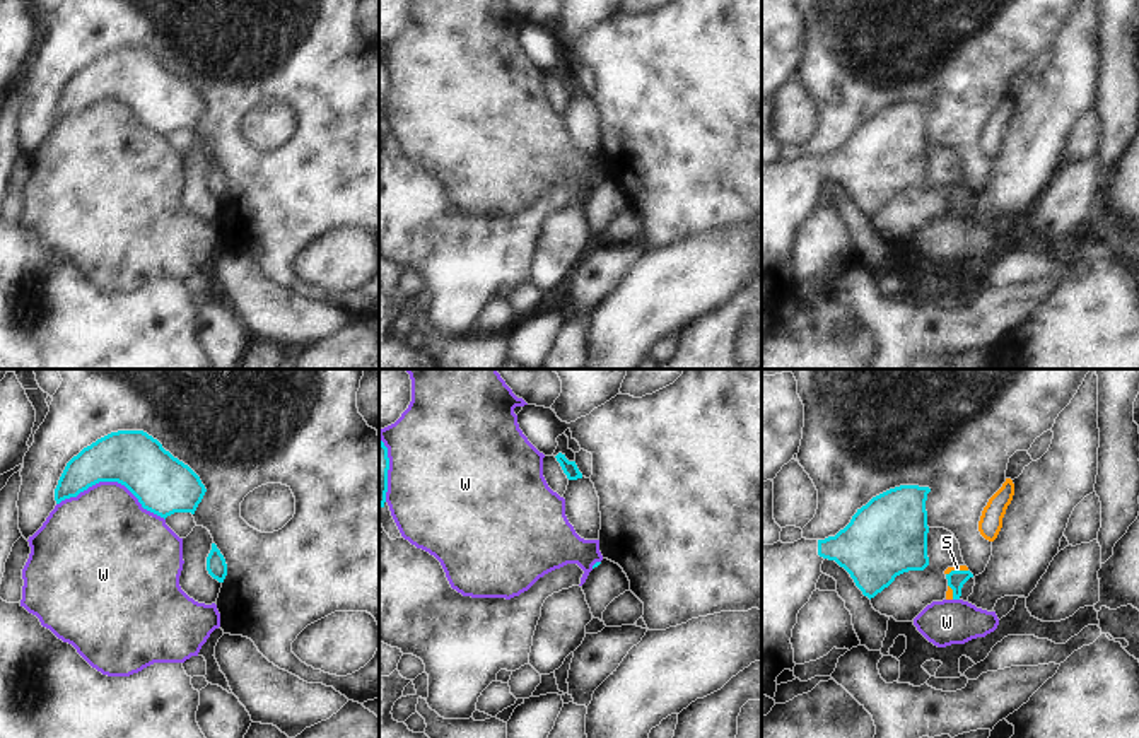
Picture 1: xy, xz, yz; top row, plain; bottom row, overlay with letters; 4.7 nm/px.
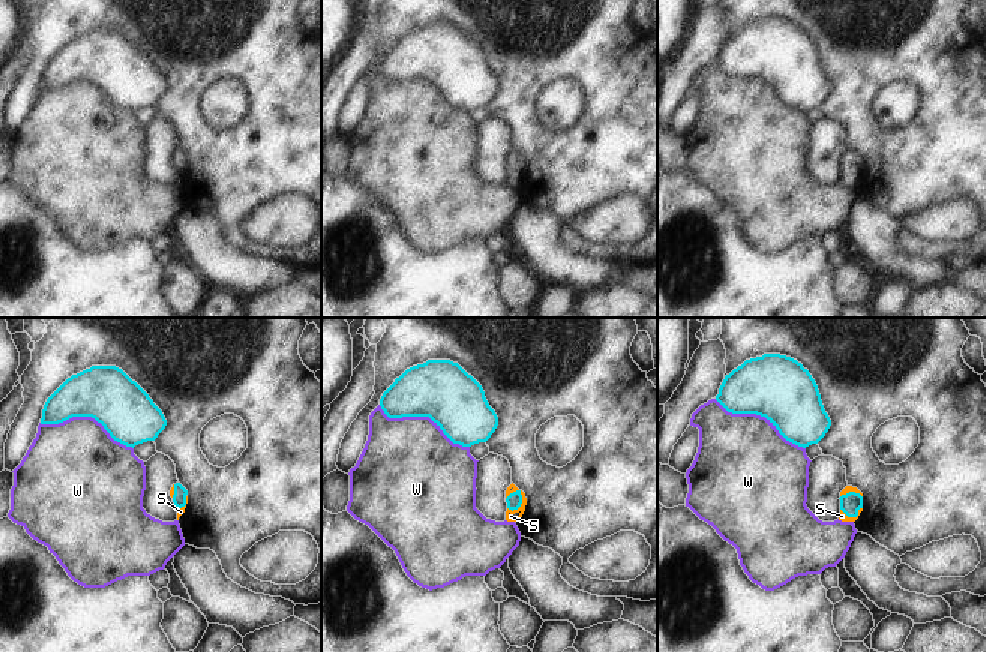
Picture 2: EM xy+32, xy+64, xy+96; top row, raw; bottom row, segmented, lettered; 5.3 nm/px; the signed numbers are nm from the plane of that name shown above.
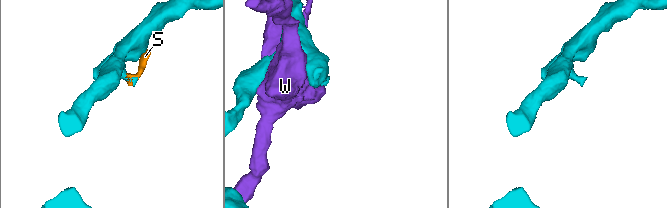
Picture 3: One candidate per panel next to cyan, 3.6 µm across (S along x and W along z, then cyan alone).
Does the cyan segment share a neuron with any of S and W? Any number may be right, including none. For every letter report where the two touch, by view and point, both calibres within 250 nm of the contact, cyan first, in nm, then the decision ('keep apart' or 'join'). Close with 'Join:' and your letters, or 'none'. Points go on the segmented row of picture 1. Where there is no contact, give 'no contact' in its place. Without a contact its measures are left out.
S: meets cyan in yz at (957, 571); 80 nm thick on the cyan side, 30 nm on the other; join
W: meets cyan in xy at (111, 480); 280 nm thick on the cyan side, 420 nm on the other; keep apart
Join: S

